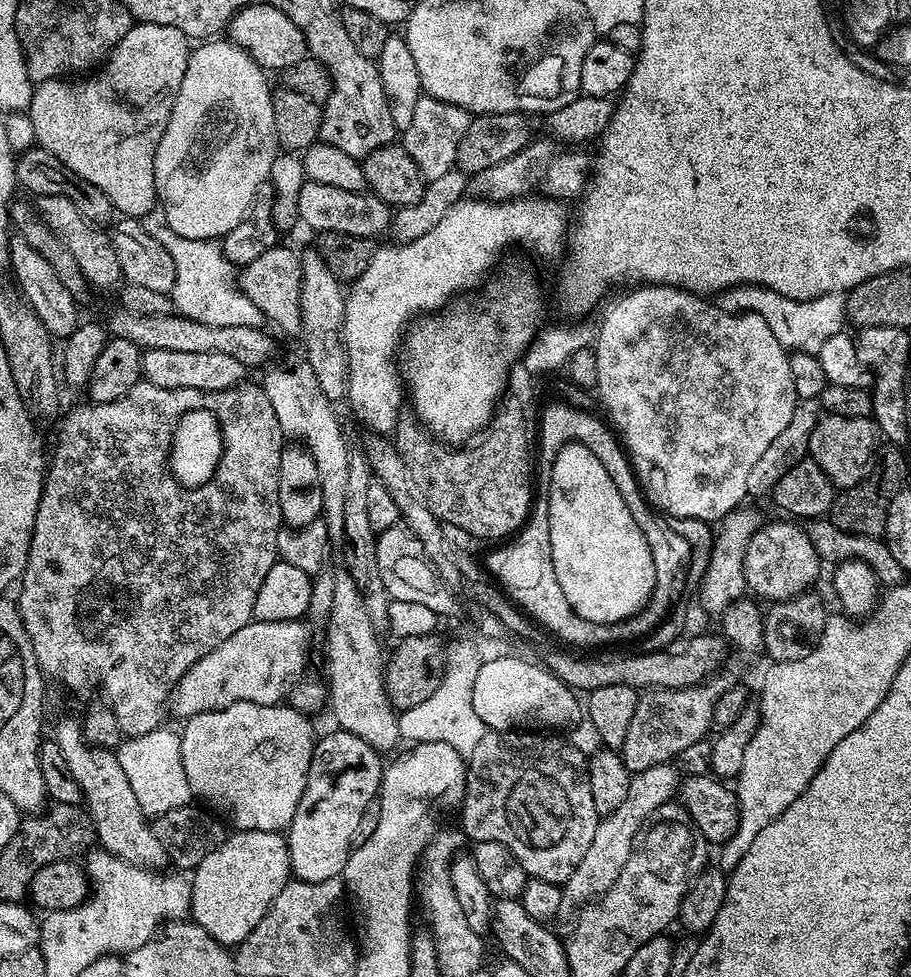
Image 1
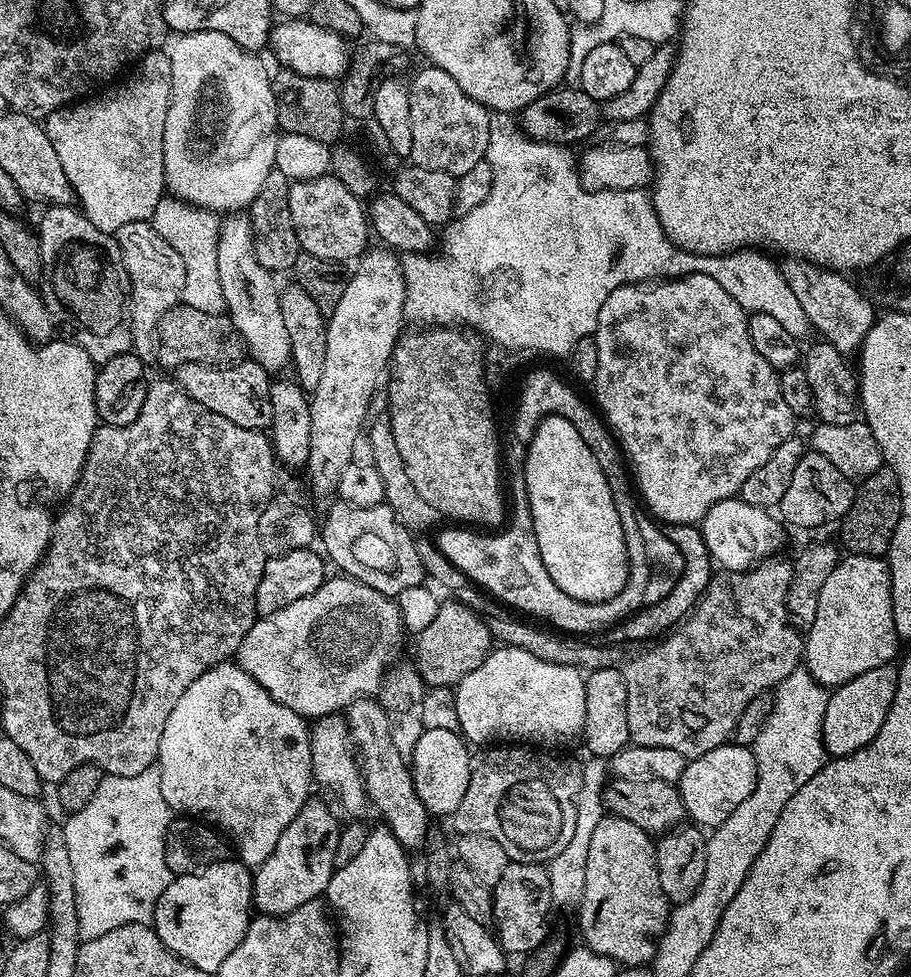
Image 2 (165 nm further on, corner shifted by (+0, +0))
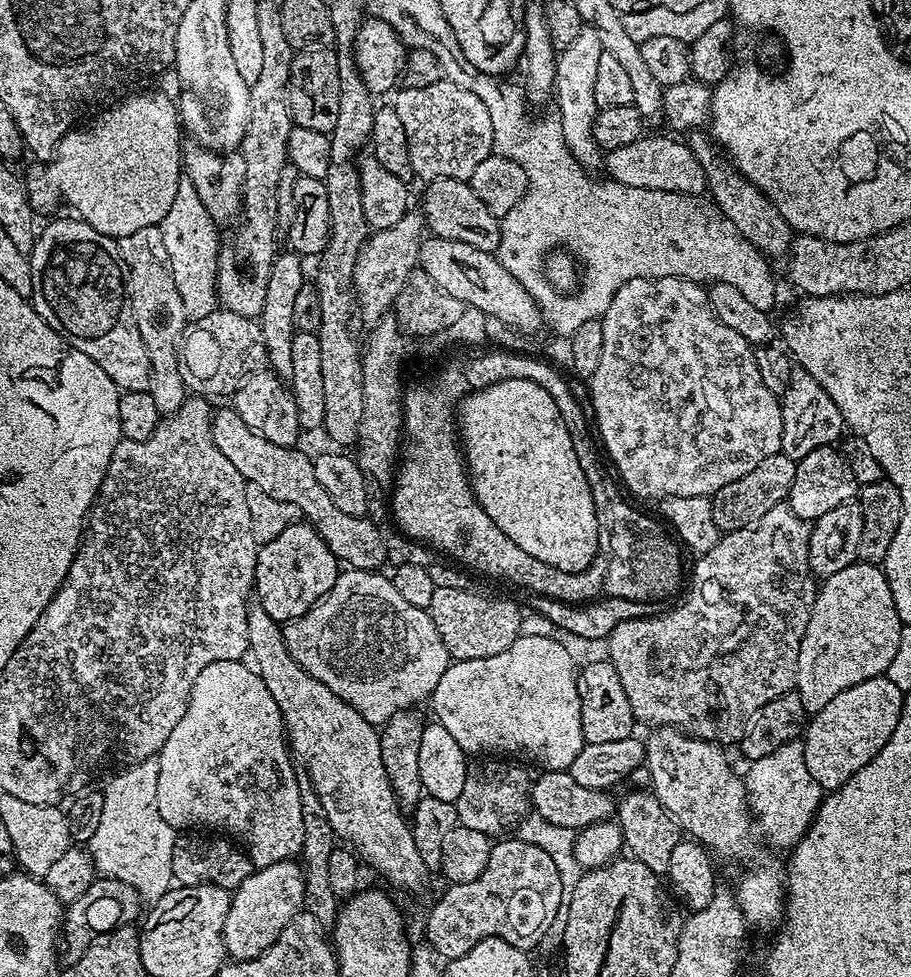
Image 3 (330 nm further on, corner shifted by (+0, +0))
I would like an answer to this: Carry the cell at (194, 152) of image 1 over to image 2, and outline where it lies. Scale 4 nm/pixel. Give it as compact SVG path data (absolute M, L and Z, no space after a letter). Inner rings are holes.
M185 32L167 49L172 75L170 110L166 110L164 131L164 182L179 200L211 208L217 214L232 214L254 202L262 182L276 167L274 150L278 139L273 77L268 76L261 58L247 52L234 38L217 32Z

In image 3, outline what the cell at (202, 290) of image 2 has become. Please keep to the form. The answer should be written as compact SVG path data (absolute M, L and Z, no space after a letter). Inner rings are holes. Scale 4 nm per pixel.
M187 178L181 179L174 203L166 210L166 218L158 226L162 234L162 246L166 246L166 258L170 258L170 270L174 274L174 286L182 298L182 310L189 321L206 318L217 311L216 258L220 253L221 233L216 233L217 221L206 210L198 190Z

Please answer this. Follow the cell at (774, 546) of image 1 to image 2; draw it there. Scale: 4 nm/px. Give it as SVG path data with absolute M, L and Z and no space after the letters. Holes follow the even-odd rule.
M739 498L712 506L698 527L713 561L726 572L745 572L763 560L775 557L784 544L786 531L785 525L769 509L750 506L750 502Z

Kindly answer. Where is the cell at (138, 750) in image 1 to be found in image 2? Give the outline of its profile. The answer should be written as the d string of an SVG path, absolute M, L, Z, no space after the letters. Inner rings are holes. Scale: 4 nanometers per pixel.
M159 767L133 776L105 775L86 806L67 819L62 831L74 870L81 937L93 940L118 930L118 926L148 924L158 898L174 879L164 853L166 830L172 825L174 813L162 798Z

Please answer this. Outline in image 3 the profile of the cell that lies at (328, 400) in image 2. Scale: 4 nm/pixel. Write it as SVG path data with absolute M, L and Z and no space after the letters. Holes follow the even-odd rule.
M409 210L394 226L377 228L369 235L362 246L354 266L354 300L364 307L364 316L368 322L375 322L381 315L393 307L411 272L417 271L420 258L420 241L425 239L426 225L419 211Z

